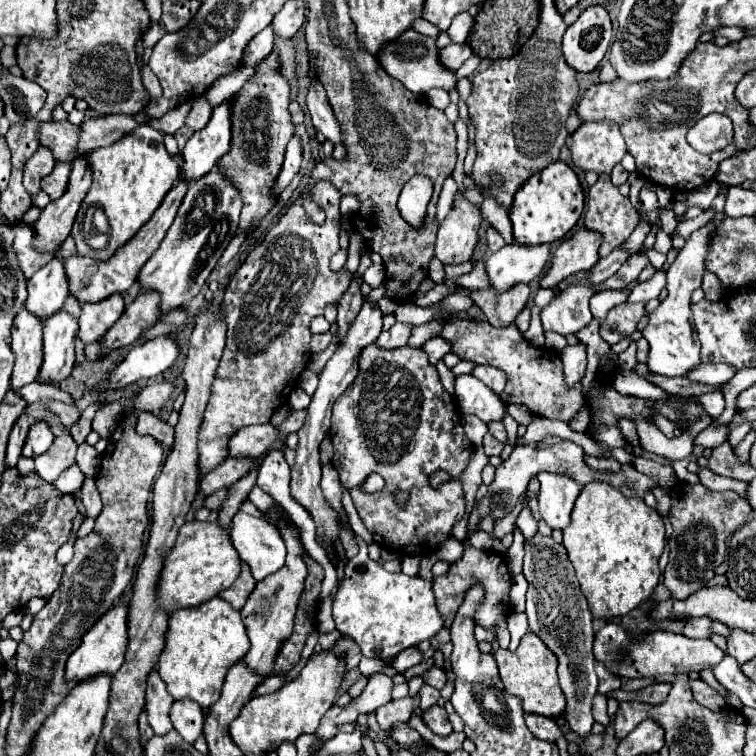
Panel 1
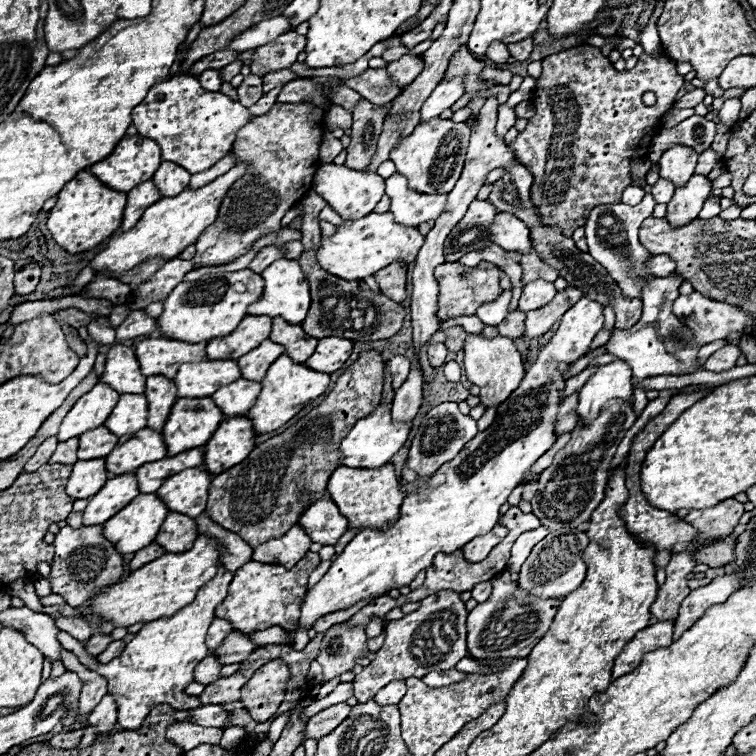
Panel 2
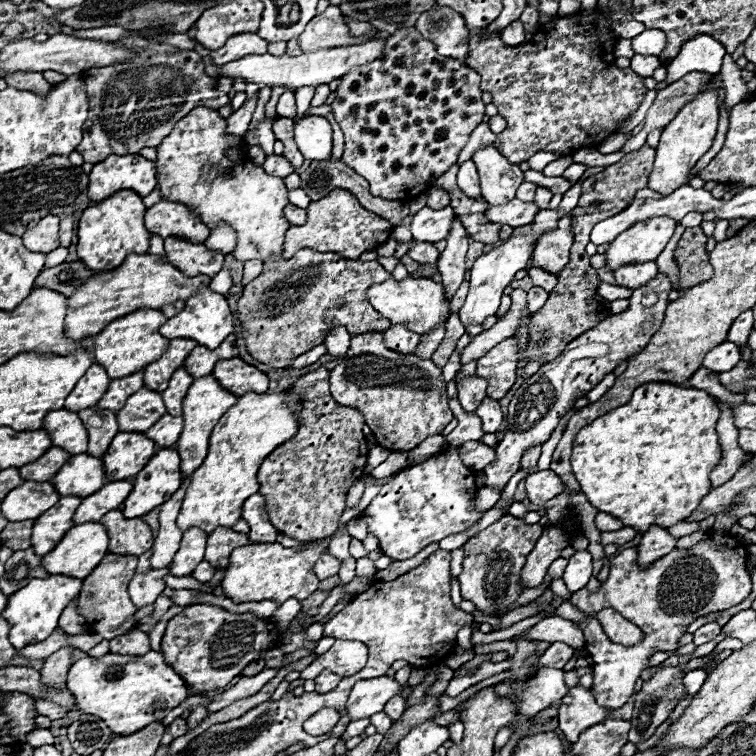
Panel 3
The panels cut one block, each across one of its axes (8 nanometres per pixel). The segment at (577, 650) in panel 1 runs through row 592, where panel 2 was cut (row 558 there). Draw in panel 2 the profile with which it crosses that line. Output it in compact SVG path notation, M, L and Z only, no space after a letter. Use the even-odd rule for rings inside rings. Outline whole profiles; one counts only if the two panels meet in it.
M558 530L548 534L532 548L530 556L522 564L518 586L540 598L564 598L566 594L576 590L586 578L586 562L582 560L586 546L588 536L580 530Z

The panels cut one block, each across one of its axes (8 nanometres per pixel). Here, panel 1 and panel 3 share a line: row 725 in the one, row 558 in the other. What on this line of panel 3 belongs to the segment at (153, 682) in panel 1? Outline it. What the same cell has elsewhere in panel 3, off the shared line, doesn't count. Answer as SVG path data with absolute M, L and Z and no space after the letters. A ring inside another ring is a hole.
M184 478L180 490L172 494L172 498L160 506L160 532L154 540L152 558L150 558L150 564L154 570L166 568L180 546L180 530L176 526L176 518L178 518L186 488L188 488L188 478Z

